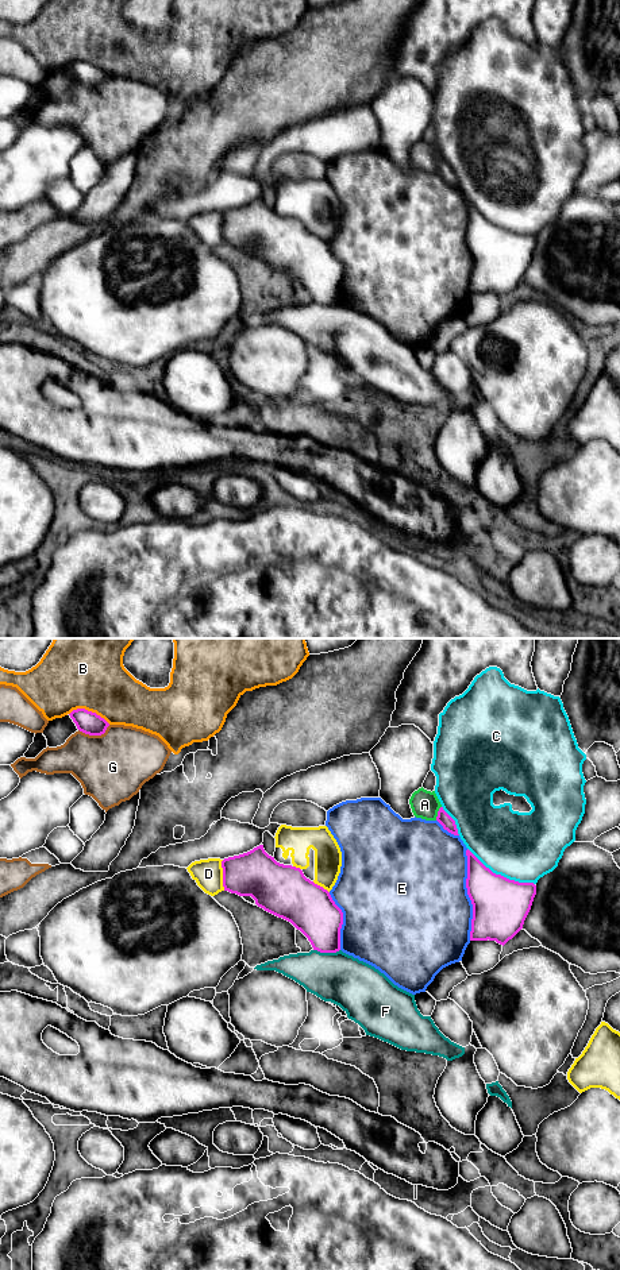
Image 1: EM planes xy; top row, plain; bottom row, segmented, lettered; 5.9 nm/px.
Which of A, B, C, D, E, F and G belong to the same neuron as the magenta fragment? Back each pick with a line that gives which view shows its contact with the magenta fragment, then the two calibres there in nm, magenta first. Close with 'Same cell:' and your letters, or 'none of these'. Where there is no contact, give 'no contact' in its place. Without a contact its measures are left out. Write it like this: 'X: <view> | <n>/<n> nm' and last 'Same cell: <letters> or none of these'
Same cell: none of these

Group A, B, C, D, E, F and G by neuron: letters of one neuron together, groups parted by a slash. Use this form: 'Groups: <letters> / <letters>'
Groups: A / B / C / D / E / F / G

